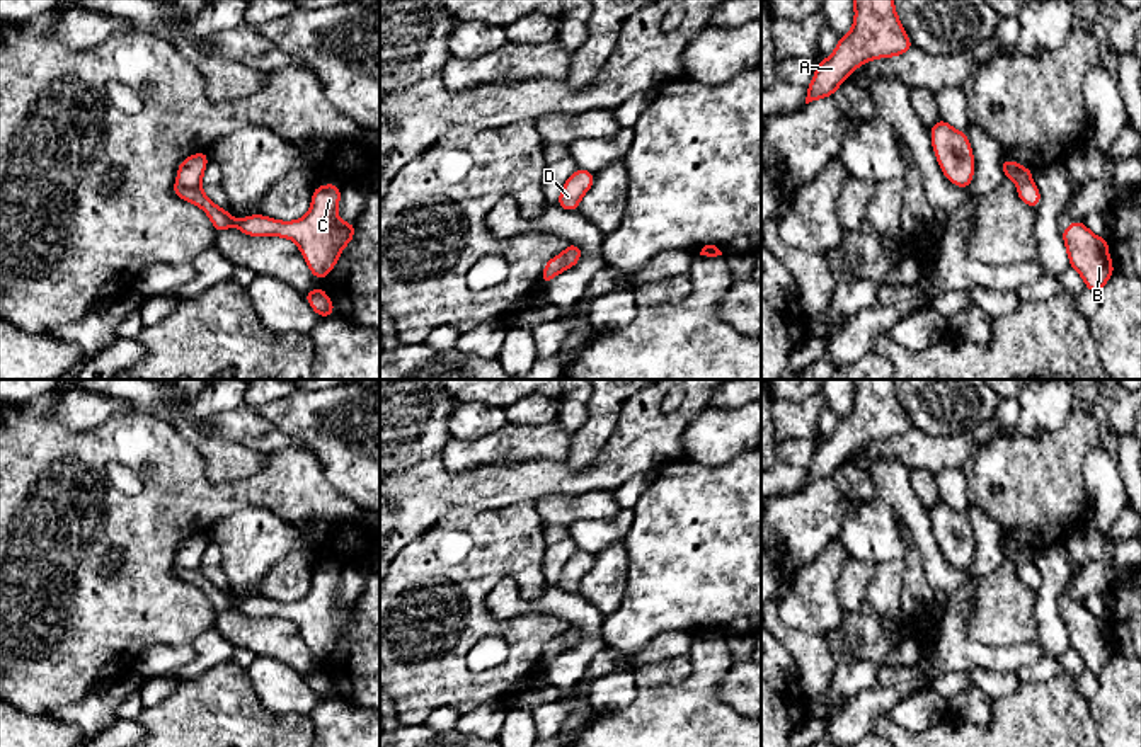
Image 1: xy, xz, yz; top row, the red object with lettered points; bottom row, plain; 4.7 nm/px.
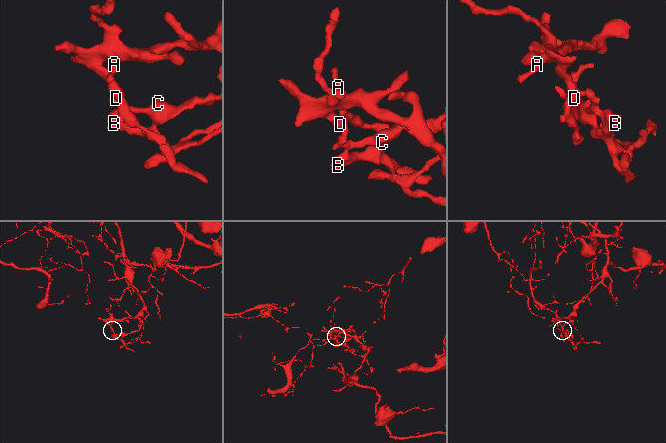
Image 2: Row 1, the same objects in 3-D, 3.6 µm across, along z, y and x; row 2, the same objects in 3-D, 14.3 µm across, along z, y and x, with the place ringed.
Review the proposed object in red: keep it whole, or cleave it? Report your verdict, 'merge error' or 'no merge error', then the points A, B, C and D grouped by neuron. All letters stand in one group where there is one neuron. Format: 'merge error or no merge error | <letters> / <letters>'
merge error | A D / B C

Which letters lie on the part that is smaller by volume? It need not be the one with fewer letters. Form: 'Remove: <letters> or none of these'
Remove: B, C

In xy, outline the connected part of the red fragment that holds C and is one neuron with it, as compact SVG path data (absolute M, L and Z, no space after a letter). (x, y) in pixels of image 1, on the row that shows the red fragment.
M174 184L174 194L199 206L211 220L216 233L235 226L249 237L283 237L293 240L312 274L322 281L337 264L344 247L354 238L354 223L337 216L341 187L325 184L313 189L310 211L295 221L279 221L264 214L235 220L226 209L218 208L201 187Z

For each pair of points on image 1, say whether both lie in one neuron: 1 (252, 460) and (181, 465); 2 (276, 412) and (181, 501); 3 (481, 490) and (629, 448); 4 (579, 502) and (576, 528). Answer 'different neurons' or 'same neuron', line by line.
1: different neurons
2: different neurons
3: same neuron
4: different neurons

